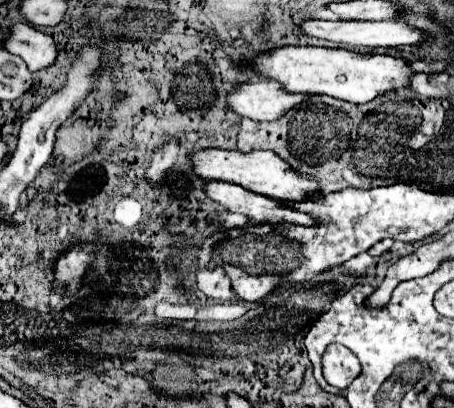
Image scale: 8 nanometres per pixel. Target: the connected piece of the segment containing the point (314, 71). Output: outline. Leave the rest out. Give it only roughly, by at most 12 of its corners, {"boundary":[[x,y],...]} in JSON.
{"boundary":[[277,48],[255,72],[287,92],[371,102],[411,64],[339,48]]}

